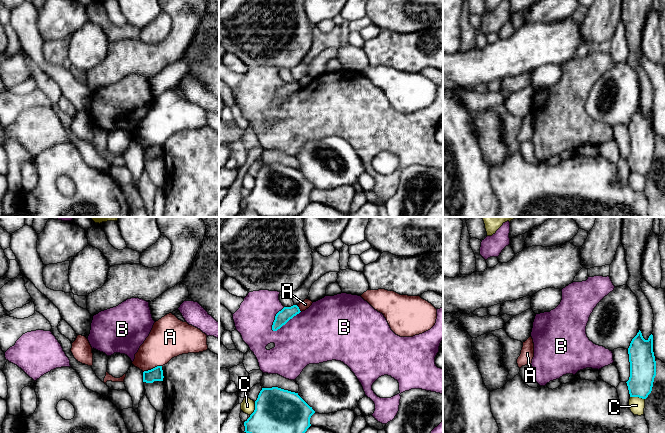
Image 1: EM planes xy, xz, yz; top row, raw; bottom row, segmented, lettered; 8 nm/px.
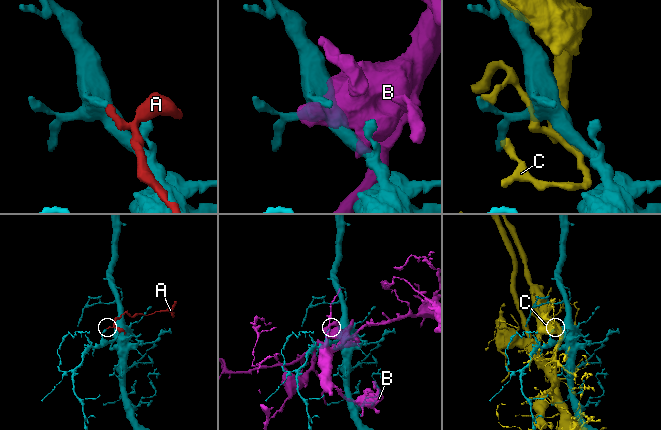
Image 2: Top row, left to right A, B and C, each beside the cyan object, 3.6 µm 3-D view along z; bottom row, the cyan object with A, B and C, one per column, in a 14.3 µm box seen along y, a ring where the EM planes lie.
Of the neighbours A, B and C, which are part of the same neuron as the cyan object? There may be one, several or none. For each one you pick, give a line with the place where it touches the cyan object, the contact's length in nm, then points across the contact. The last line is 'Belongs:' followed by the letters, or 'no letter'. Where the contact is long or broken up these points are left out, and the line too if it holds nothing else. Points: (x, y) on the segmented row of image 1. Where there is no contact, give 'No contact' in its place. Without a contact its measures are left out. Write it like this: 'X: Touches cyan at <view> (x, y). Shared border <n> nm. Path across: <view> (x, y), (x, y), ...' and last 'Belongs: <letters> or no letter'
Belongs: no letter

